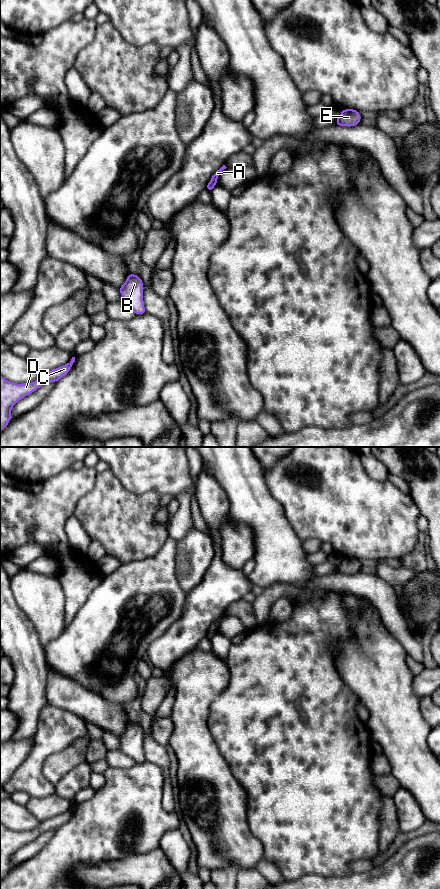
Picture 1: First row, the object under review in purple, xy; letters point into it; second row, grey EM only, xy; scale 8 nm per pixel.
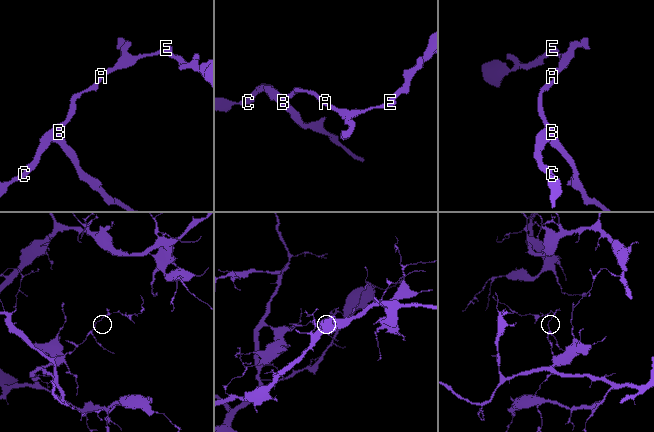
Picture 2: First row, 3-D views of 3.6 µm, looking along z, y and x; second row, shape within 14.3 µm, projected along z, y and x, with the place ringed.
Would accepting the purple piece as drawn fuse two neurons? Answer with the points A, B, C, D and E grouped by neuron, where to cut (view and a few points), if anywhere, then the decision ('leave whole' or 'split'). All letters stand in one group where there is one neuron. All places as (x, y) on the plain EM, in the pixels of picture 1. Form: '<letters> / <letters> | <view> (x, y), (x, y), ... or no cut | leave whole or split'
A B C D E | no cut | leave whole

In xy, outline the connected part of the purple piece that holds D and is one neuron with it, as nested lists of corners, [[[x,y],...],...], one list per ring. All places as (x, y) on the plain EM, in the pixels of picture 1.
[[[72,805],[69,811],[51,819],[41,821],[40,826],[31,831],[13,831],[0,823],[0,880],[11,869],[11,857],[19,848],[35,840],[44,832],[49,830],[56,831],[72,817],[74,810],[75,805]]]

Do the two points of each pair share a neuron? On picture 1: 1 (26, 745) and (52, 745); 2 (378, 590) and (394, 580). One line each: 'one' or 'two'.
1: two
2: two

